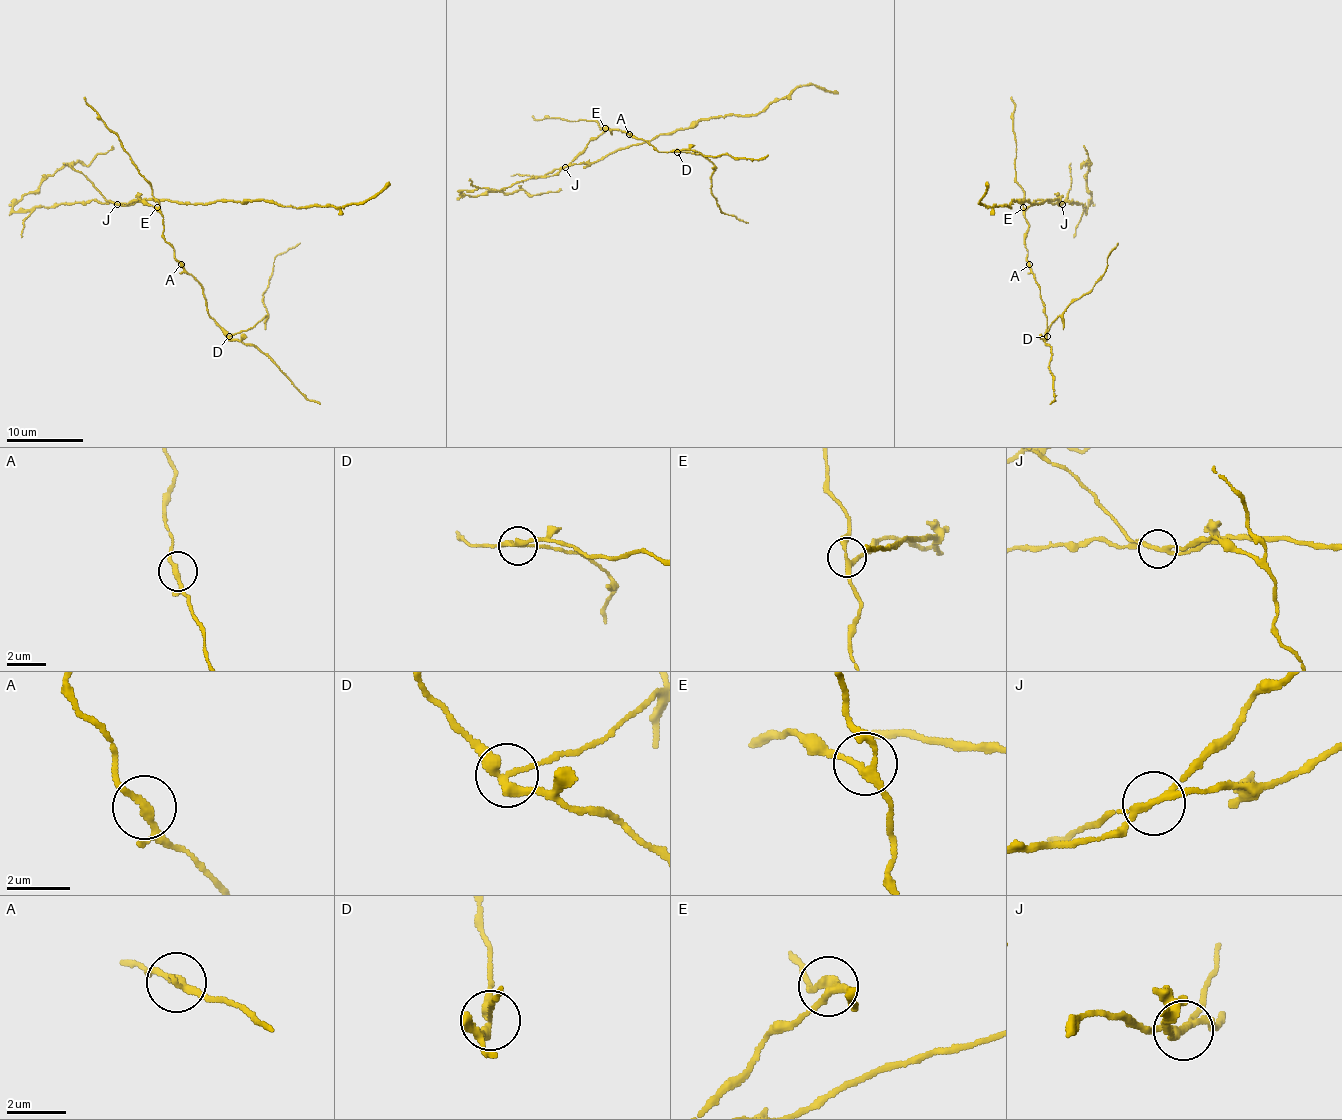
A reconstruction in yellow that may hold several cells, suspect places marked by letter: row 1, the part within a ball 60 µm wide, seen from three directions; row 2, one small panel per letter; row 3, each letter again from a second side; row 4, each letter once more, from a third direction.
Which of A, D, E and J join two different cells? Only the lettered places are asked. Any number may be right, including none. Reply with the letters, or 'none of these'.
D, J

